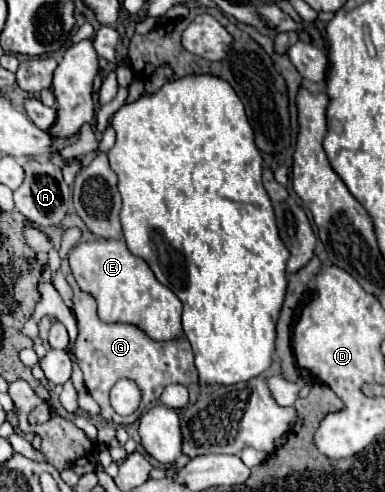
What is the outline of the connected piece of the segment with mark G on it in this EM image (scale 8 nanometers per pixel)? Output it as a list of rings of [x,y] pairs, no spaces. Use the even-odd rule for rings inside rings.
[[[71,274],[67,276],[67,282],[75,294],[73,314],[79,326],[79,336],[77,336],[73,352],[75,352],[77,364],[83,370],[85,388],[89,390],[93,400],[101,406],[101,416],[105,420],[115,422],[115,424],[131,424],[139,418],[143,410],[159,402],[159,396],[165,386],[169,384],[189,386],[199,380],[199,374],[195,368],[195,356],[187,338],[173,340],[173,342],[155,342],[155,340],[149,340],[137,326],[105,324],[97,316],[97,302],[93,300],[93,296],[83,292]],[[121,378],[129,378],[141,388],[141,406],[131,416],[119,416],[109,404],[109,392],[113,384]]]

